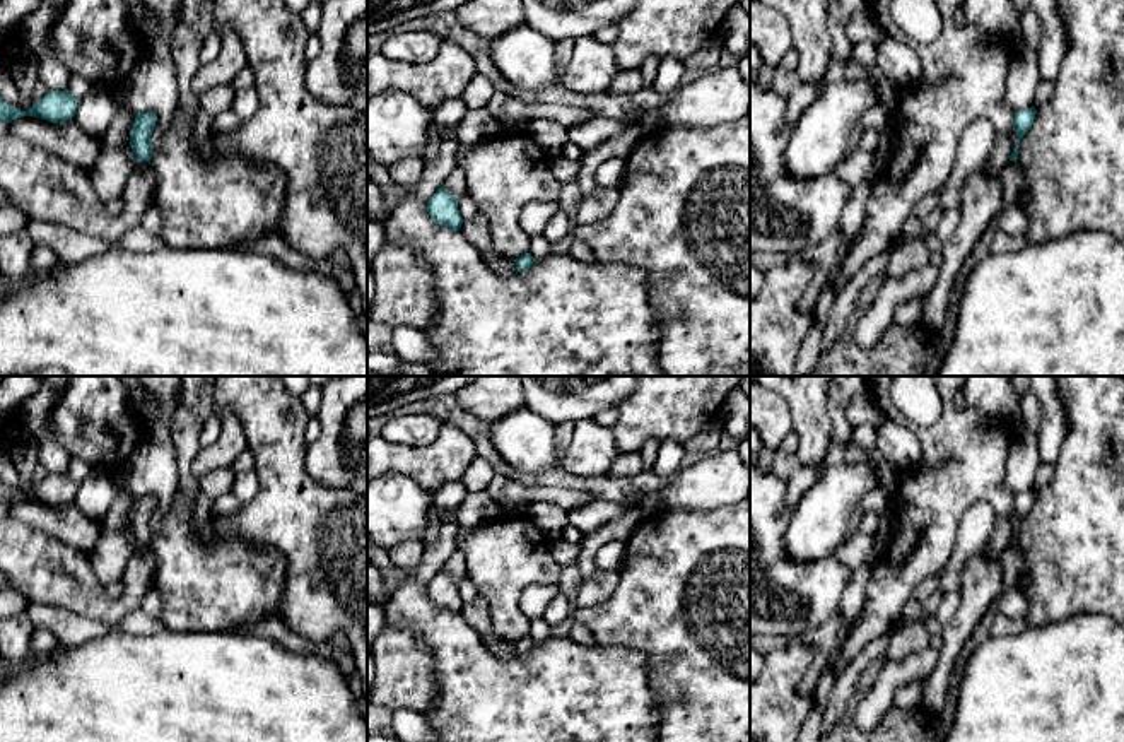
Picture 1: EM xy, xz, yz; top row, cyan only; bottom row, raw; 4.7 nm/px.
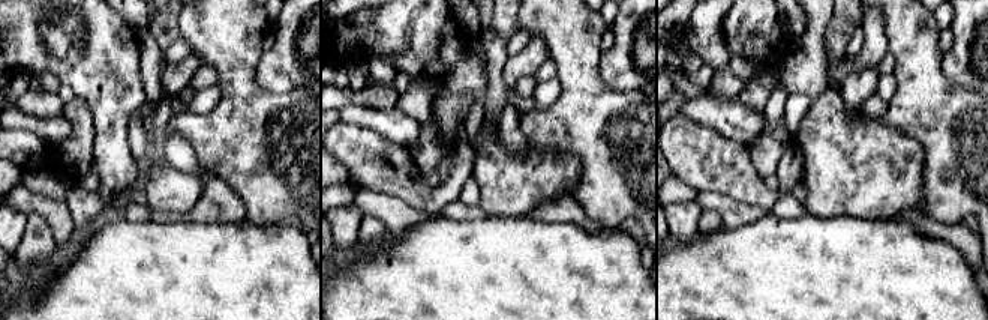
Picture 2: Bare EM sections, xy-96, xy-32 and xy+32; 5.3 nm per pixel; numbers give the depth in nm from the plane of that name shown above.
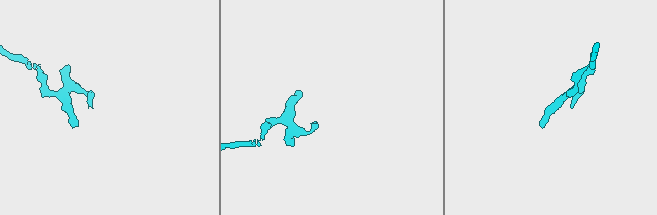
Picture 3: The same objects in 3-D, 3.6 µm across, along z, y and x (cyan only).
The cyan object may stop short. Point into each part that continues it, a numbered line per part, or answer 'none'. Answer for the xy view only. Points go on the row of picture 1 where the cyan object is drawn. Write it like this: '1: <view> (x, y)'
1: xy (41, 185)

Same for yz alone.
1: yz (1013, 187)

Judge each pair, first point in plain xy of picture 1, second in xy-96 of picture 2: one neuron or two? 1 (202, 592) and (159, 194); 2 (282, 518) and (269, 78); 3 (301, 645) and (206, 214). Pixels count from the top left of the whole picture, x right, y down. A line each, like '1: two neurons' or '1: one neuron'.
1: one neuron
2: two neurons
3: one neuron

